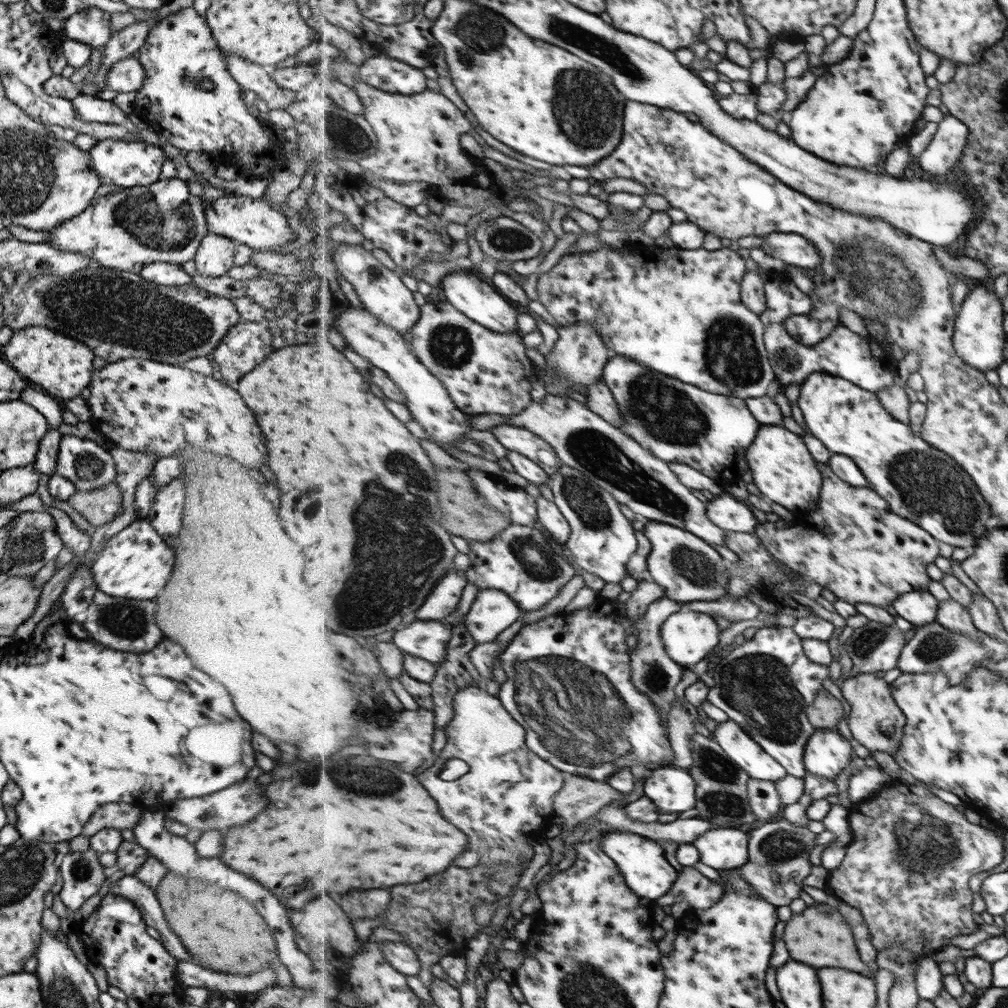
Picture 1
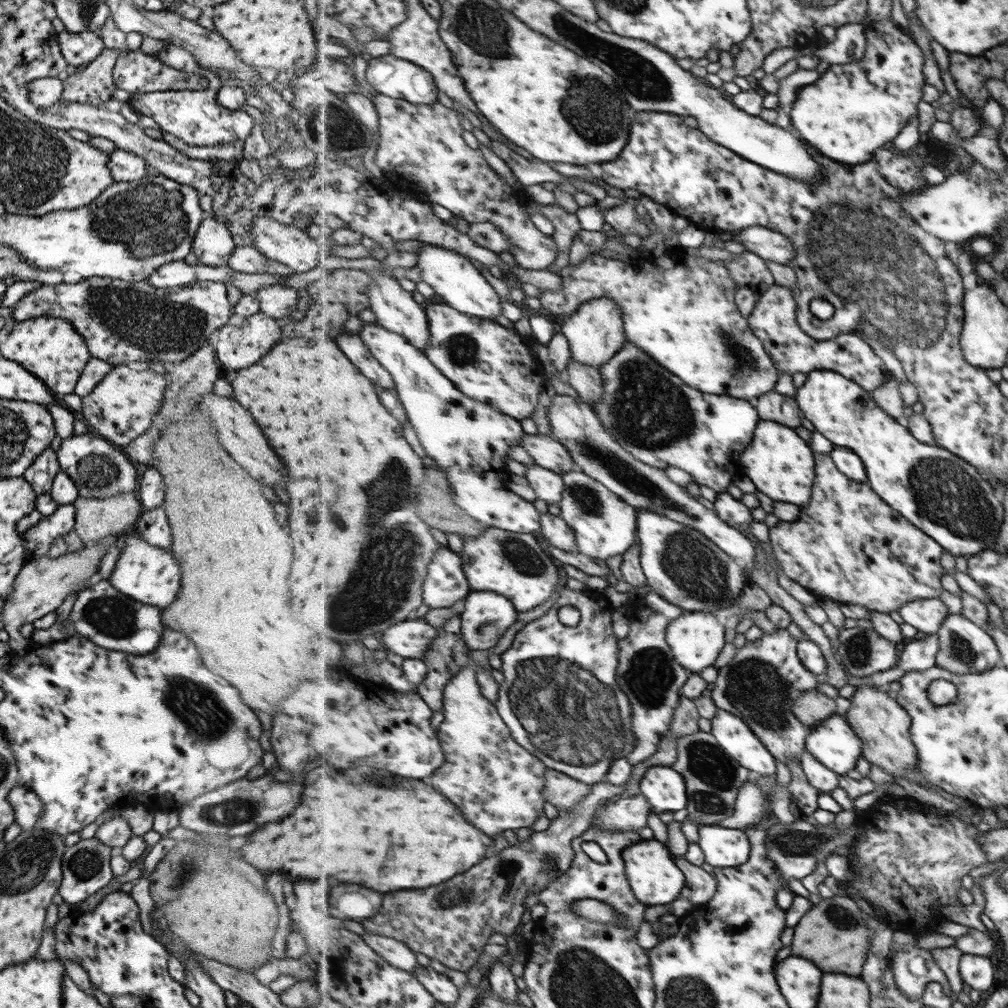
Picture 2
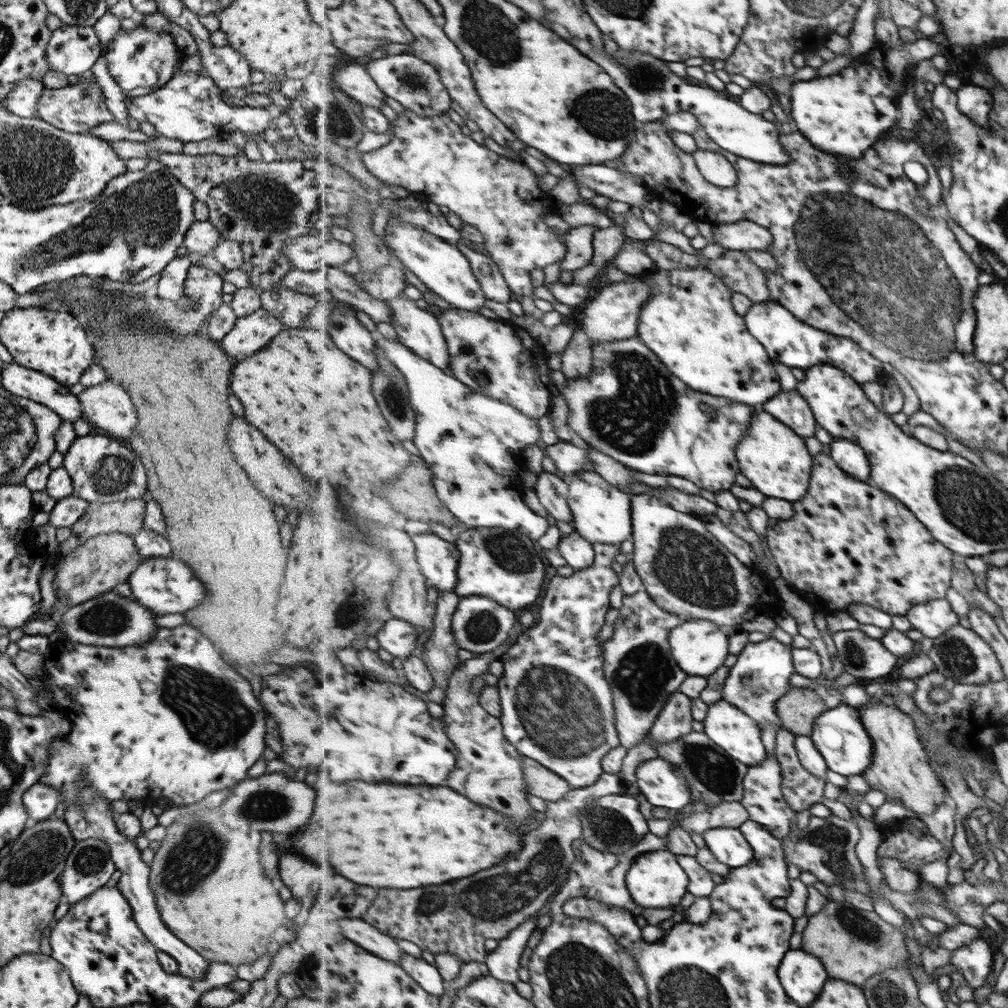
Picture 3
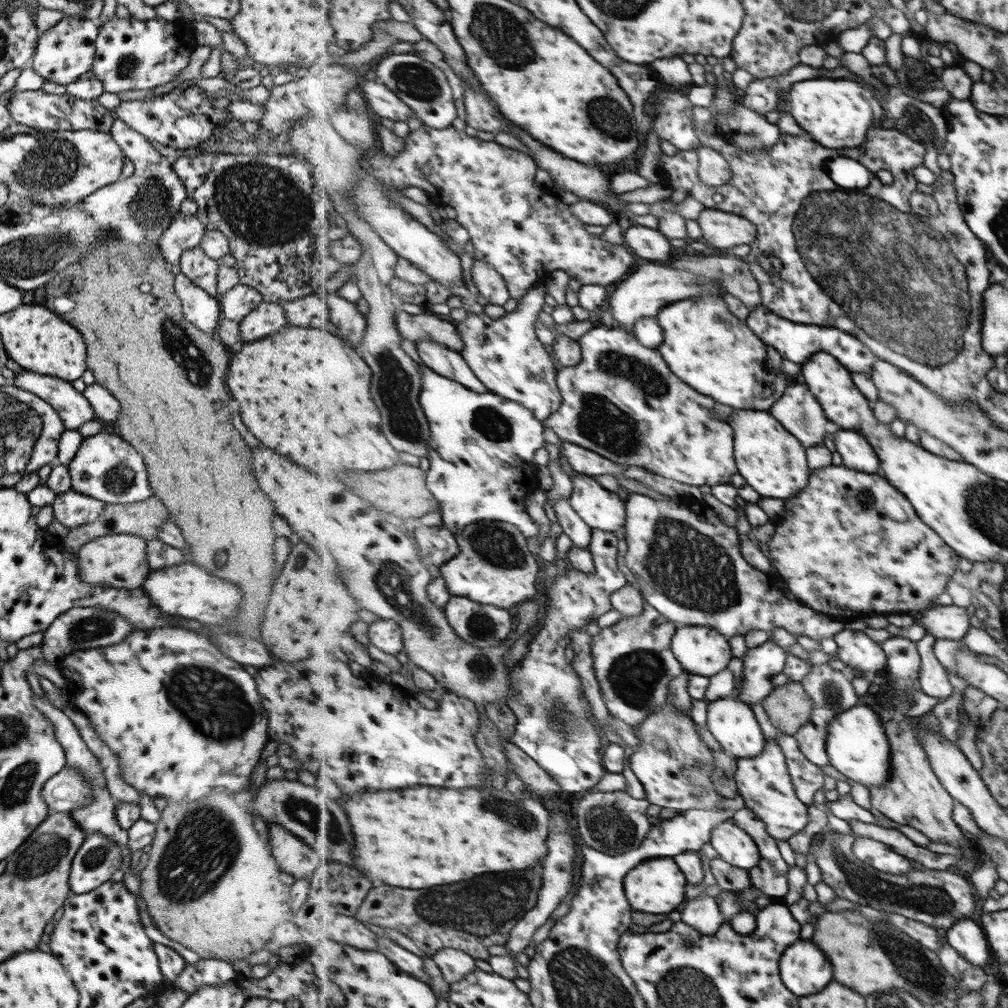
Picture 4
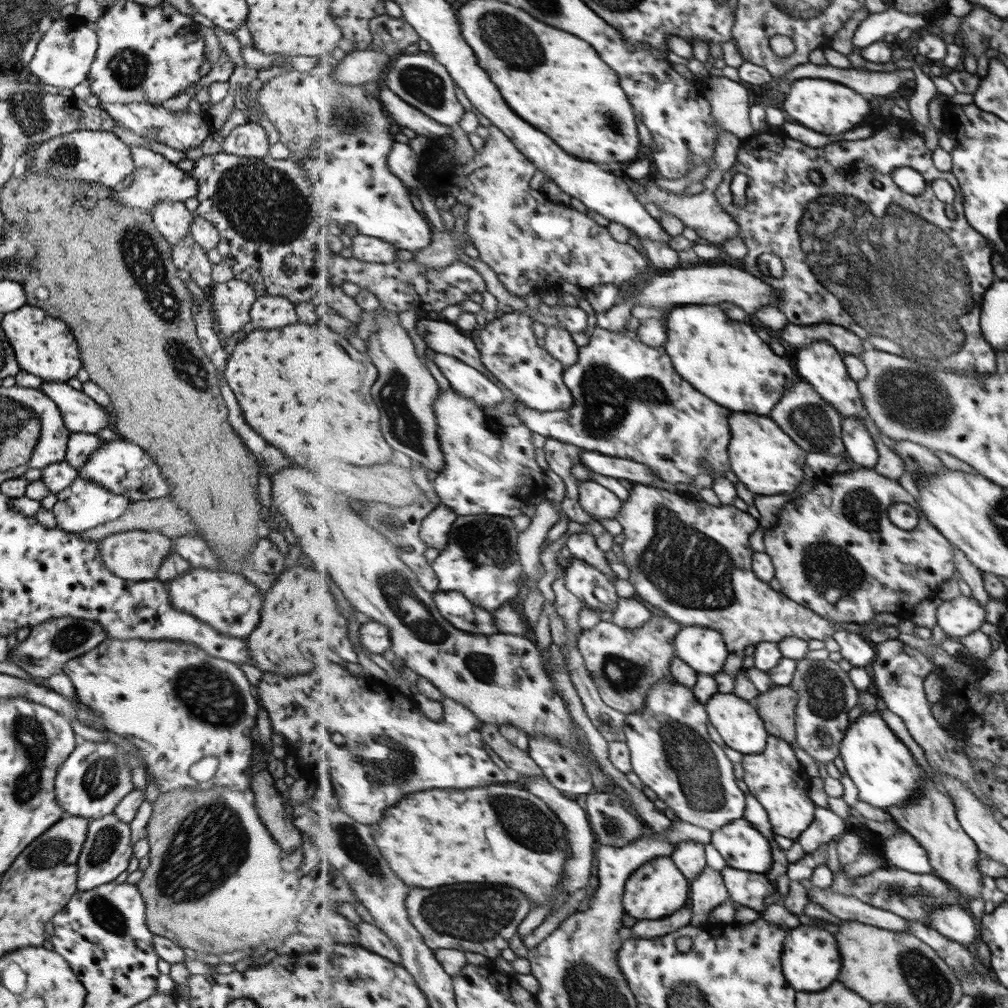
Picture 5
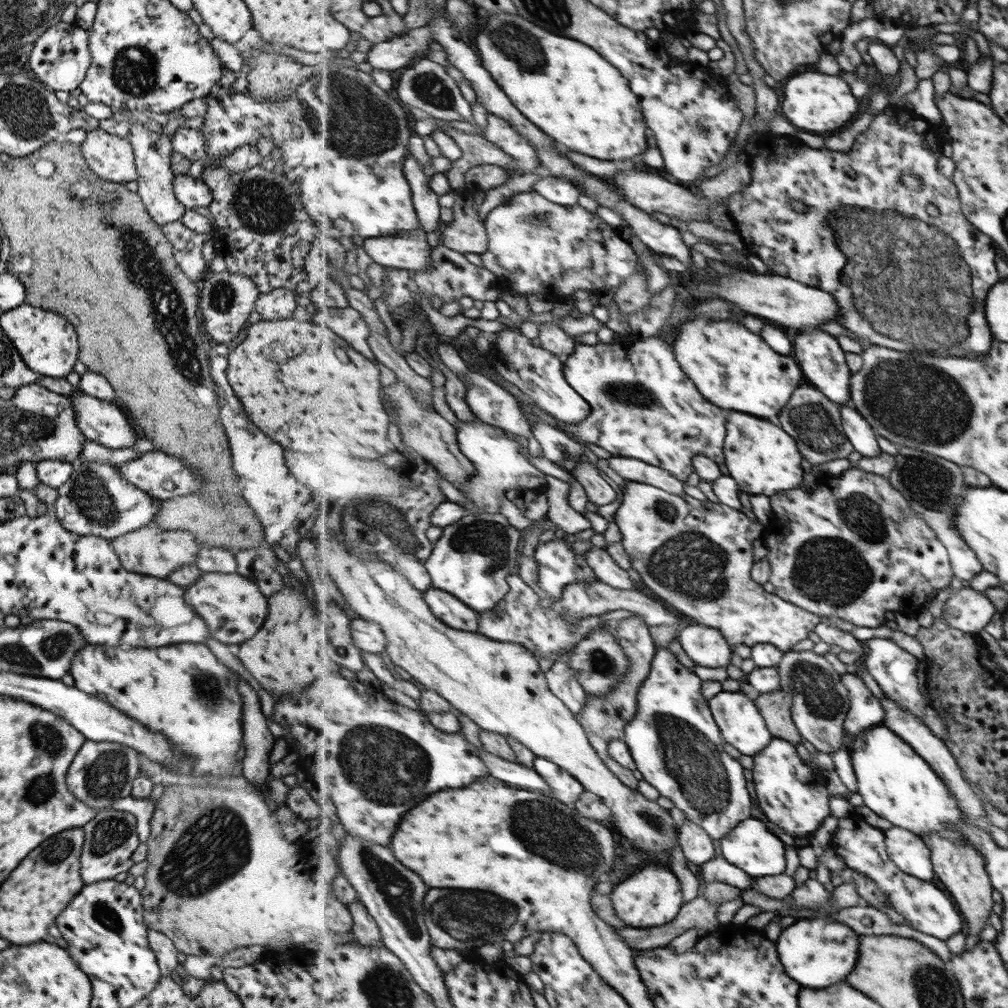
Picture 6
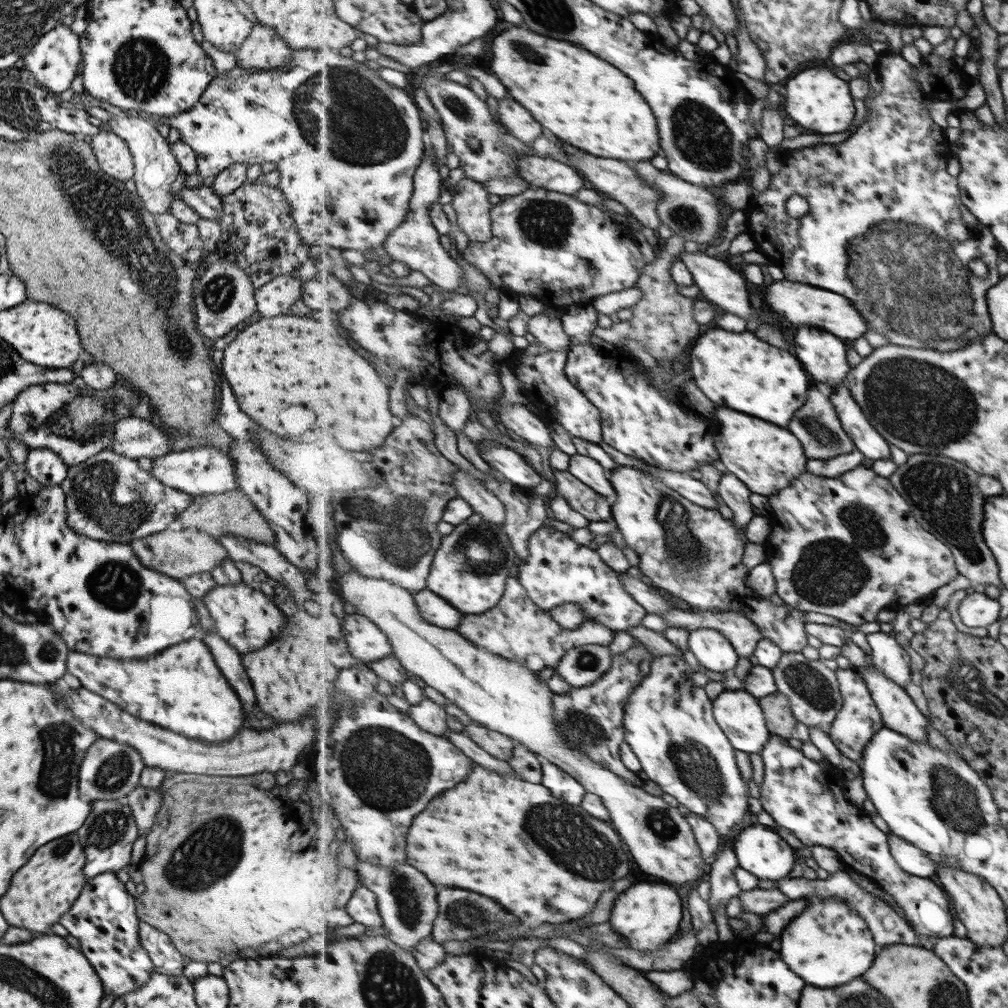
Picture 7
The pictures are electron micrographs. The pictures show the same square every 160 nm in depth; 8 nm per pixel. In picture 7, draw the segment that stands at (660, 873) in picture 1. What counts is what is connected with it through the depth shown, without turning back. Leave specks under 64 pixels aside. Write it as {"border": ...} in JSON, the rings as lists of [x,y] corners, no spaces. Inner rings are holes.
{"border":[[[643,882],[631,886],[617,898],[610,923],[626,938],[629,948],[641,950],[643,953],[653,953],[679,934],[681,920],[683,920],[683,900],[673,885],[667,882],[665,884]]]}

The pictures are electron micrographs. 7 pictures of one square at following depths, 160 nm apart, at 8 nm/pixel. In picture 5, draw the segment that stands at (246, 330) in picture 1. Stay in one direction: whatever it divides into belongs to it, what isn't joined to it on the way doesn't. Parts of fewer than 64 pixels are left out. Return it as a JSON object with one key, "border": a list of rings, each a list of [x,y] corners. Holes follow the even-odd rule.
{"border":[[[258,296],[251,304],[248,315],[255,329],[281,328],[298,322],[294,307],[294,303],[282,296]]]}

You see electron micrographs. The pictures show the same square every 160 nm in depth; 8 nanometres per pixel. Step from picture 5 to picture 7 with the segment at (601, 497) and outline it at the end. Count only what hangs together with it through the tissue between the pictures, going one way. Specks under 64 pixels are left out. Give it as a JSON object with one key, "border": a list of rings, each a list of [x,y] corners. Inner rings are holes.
{"border":[[[578,453],[571,455],[568,472],[593,488],[597,494],[605,496],[611,506],[617,502],[617,491],[613,482],[610,481],[610,473],[597,460]]]}

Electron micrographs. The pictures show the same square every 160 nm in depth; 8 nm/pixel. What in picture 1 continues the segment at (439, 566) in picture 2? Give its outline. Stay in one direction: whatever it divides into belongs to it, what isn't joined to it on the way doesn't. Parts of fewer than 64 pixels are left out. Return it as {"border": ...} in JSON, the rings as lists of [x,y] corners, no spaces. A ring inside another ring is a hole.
{"border":[[[453,567],[443,576],[443,580],[439,582],[439,588],[435,588],[435,592],[431,592],[431,598],[427,600],[427,604],[419,610],[419,620],[435,620],[443,622],[446,616],[455,613],[463,590],[467,588],[468,578],[466,573],[460,573]]]}

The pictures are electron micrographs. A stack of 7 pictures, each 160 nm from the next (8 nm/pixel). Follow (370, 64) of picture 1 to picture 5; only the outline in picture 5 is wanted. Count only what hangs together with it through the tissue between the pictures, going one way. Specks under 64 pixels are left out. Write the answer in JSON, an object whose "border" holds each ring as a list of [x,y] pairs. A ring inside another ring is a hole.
{"border":[[[431,50],[408,56],[400,53],[400,57],[391,64],[386,75],[386,84],[395,94],[400,95],[405,102],[422,110],[438,123],[450,127],[459,126],[466,113],[463,104],[457,100],[455,83],[447,68],[436,60]]]}

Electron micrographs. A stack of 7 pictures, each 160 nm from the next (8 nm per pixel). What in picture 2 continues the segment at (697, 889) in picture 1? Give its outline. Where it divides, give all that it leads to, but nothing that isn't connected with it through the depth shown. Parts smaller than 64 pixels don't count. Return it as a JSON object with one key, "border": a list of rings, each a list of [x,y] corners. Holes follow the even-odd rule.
{"border":[[[675,856],[675,862],[681,868],[681,872],[686,874],[686,888],[679,897],[687,899],[693,907],[708,903],[718,889],[716,877],[711,876],[701,866],[689,862],[683,856]]]}

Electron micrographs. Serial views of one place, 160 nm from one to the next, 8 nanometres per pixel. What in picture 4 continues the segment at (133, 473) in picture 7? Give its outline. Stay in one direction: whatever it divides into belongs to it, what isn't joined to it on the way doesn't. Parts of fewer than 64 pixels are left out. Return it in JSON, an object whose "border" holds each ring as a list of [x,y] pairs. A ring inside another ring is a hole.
{"border":[[[70,489],[55,495],[50,506],[53,509],[52,518],[70,529],[93,522],[96,516],[103,511],[105,503]]]}

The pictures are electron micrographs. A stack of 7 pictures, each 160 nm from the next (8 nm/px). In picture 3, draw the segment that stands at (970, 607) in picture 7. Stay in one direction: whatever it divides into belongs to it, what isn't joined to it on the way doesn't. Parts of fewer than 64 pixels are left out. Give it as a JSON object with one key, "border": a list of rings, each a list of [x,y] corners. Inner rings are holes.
{"border":[[[944,598],[918,604],[911,608],[906,618],[912,628],[932,639],[943,636],[945,632],[959,625],[959,616],[951,608],[949,600]]]}

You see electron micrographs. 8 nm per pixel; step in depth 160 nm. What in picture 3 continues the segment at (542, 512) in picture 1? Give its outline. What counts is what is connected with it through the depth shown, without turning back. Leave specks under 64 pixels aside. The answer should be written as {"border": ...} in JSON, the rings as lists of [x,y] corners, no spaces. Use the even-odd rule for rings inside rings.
{"border":[[[577,530],[566,537],[560,535],[557,544],[560,556],[574,572],[588,569],[593,566],[596,559],[594,544],[585,540],[581,535]]]}

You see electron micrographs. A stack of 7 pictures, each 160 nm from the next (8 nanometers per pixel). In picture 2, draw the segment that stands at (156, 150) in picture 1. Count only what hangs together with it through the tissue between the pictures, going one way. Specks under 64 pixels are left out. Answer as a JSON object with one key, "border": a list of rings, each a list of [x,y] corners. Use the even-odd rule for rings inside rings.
{"border":[[[116,148],[108,154],[107,166],[115,182],[131,182],[147,174],[146,162],[140,156],[123,149]]]}

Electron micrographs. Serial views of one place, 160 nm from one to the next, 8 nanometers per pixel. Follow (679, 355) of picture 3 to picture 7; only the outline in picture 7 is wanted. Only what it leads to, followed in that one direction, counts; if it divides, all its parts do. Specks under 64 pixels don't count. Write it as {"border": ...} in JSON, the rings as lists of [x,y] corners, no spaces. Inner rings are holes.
{"border":[[[719,327],[709,329],[692,344],[689,359],[699,388],[713,402],[759,416],[783,428],[805,406],[807,394],[814,387],[810,374],[791,352],[771,346],[751,332],[737,334]]]}

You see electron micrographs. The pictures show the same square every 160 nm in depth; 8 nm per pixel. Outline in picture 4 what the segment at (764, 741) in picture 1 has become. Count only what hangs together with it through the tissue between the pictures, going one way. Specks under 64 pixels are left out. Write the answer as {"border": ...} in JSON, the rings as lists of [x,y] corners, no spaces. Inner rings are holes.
{"border":[[[773,640],[748,649],[745,653],[745,678],[735,691],[735,698],[751,706],[765,700],[776,689],[771,678],[784,672],[788,655],[787,648]]]}

